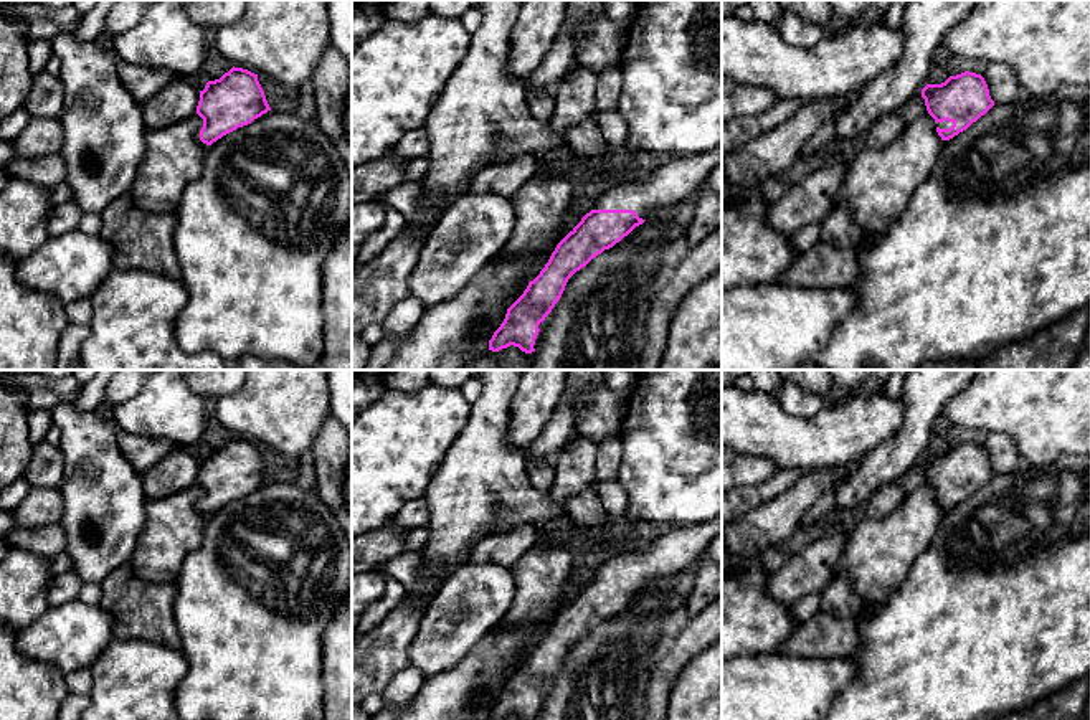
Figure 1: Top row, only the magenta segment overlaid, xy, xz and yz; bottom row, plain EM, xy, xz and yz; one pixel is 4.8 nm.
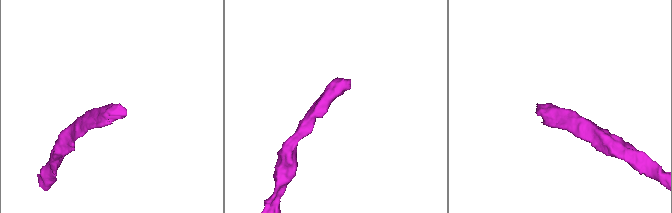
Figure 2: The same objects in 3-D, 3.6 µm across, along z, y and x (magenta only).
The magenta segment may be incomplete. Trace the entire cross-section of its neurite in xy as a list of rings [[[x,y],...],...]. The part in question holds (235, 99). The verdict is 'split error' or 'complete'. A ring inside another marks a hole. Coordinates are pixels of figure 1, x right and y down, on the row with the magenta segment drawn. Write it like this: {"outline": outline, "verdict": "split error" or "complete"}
{"outline": [[[244,0],[241,18],[215,31],[215,50],[233,64],[200,91],[200,140],[211,145],[271,111],[259,74],[299,89],[330,45],[327,0]]], "verdict": "split error"}

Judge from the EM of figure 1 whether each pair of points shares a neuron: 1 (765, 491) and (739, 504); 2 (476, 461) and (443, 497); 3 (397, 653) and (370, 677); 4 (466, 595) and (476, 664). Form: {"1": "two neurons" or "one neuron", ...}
{"1": "one neuron", "2": "one neuron", "3": "one neuron", "4": "two neurons"}

